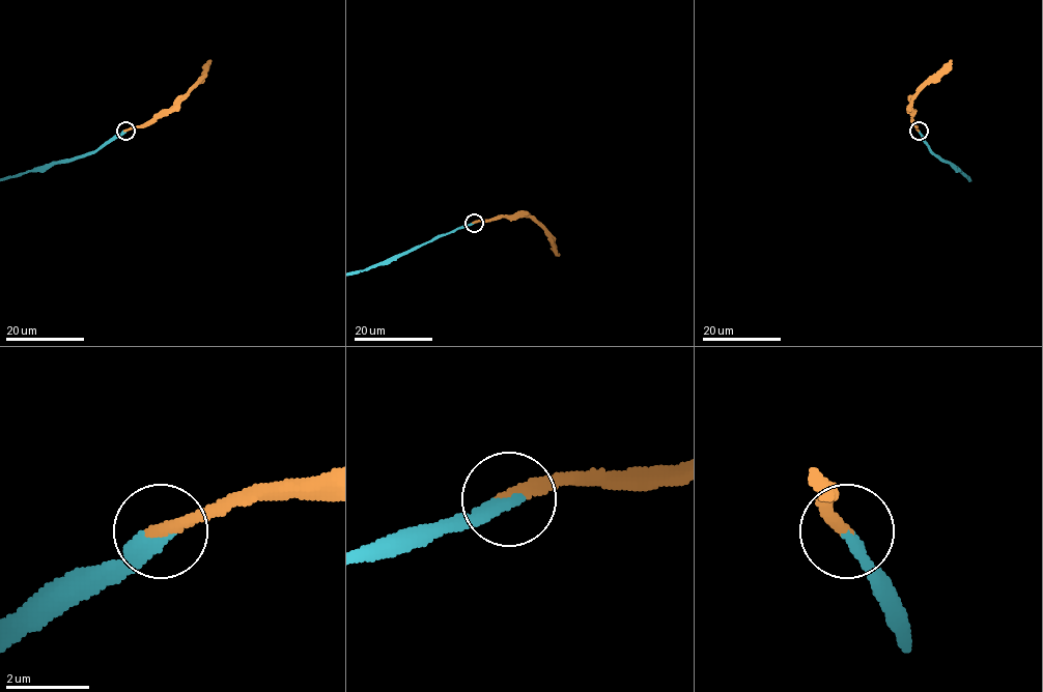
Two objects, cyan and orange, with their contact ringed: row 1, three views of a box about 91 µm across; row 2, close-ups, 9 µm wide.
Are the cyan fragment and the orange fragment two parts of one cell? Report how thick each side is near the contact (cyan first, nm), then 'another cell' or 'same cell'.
320 nm thick on the cyan side, 320 nm on the other; same cell

